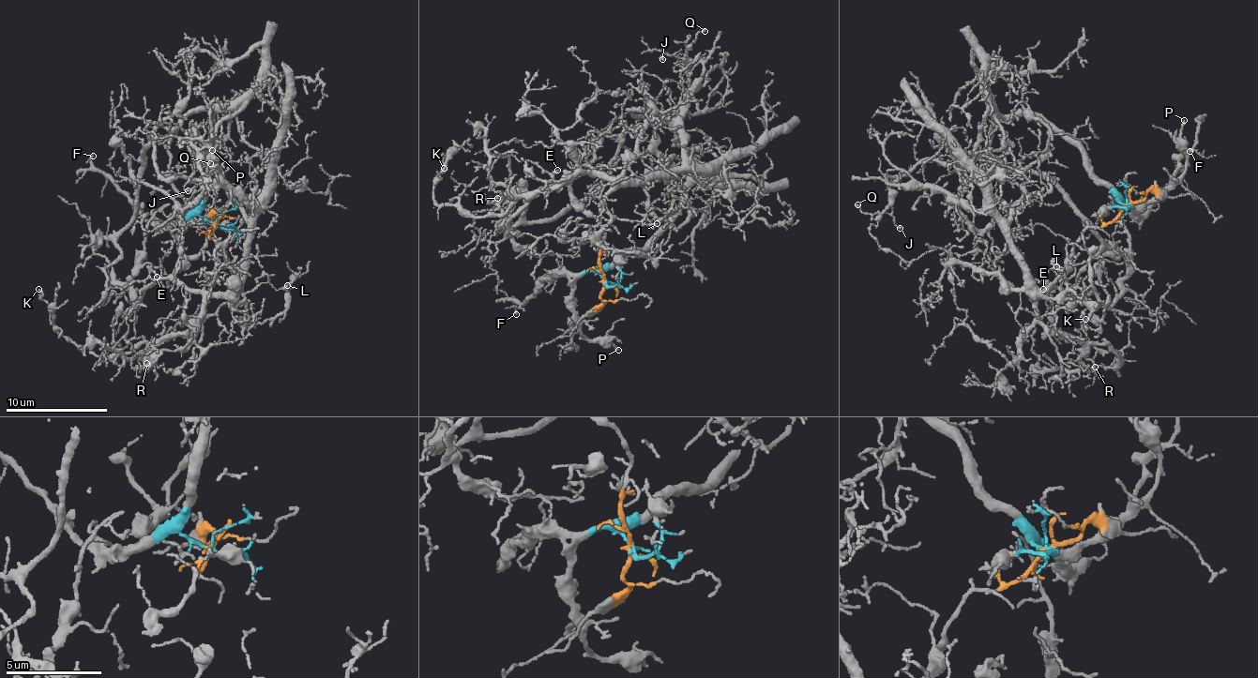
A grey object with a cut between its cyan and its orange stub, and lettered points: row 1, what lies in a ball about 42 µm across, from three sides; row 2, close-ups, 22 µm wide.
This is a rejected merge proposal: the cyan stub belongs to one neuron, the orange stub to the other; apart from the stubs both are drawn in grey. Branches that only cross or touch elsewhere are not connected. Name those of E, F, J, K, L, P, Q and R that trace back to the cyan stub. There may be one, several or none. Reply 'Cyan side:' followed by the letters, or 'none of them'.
Cyan side: F, J, P, Q

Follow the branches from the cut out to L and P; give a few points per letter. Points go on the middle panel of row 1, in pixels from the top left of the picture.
L: (604, 282), (603, 237), (572, 193), (575, 177), (601, 173), (611, 184), (605, 206), (618, 218), (658, 223)
P: (604, 282), (596, 270), (584, 271), (575, 282), (571, 304), (585, 338), (619, 349)

